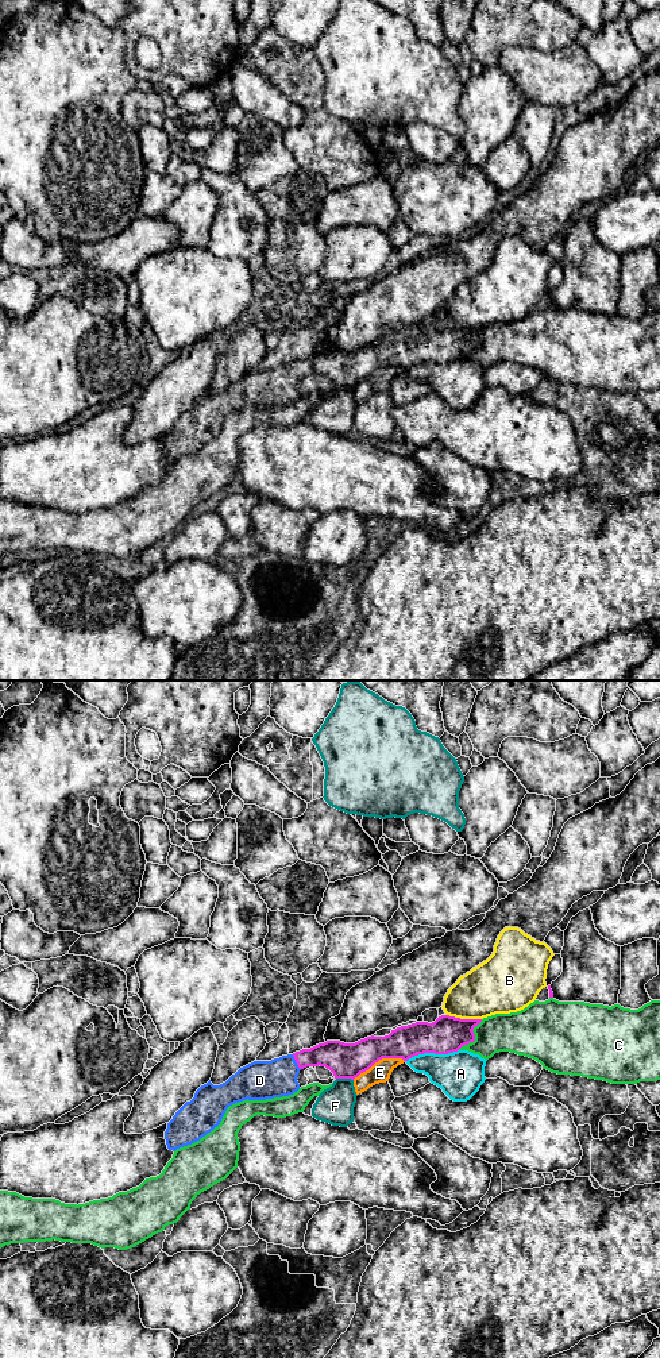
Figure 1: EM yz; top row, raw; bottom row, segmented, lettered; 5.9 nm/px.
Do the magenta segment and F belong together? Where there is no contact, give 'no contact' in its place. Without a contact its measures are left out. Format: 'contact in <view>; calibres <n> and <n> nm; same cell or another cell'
contact in yz; calibres 200 and 220 nm; another cell

